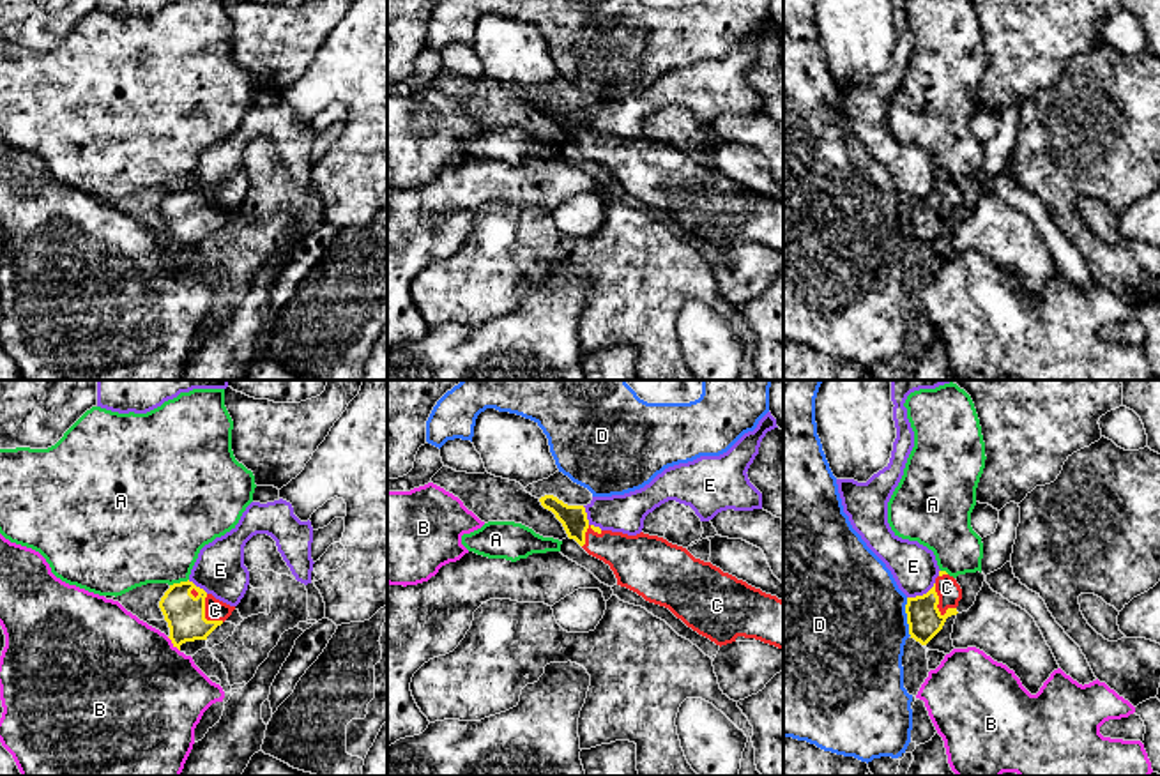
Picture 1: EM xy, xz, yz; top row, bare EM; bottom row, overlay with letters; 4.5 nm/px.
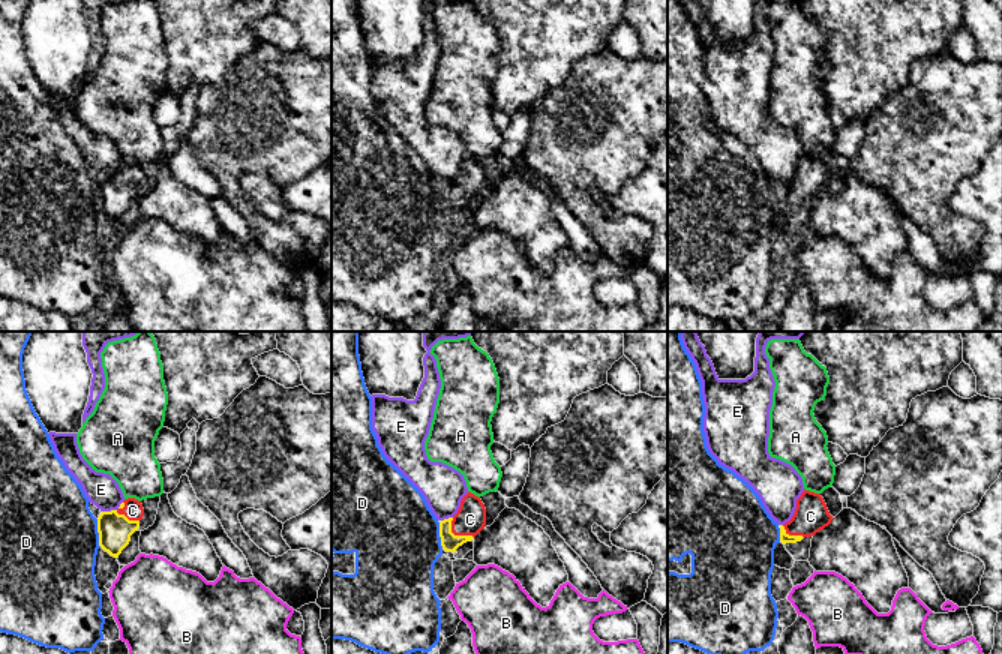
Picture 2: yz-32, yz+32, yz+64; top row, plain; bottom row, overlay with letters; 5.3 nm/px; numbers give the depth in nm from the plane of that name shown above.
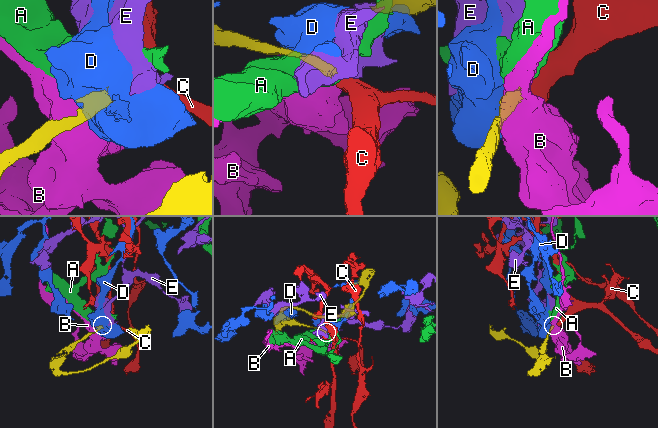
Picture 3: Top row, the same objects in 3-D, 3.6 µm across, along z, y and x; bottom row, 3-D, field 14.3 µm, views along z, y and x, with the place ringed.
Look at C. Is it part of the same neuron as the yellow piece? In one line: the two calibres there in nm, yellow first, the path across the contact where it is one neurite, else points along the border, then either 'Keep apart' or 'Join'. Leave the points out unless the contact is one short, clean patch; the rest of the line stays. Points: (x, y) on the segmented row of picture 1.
Thickness 160 nm (yellow) against 110 nm. Path across: yz (923, 617), (938, 600), (946, 587). Join

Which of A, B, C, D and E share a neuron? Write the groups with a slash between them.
A / B / C / D / E

